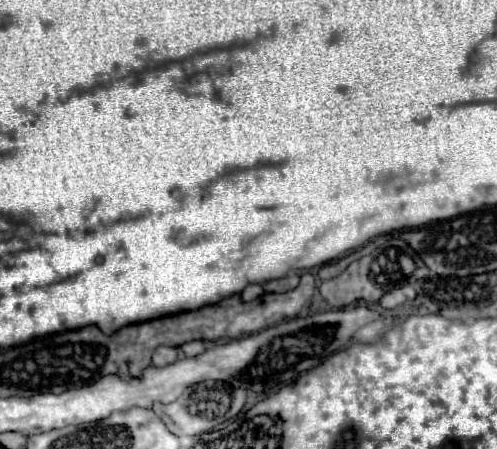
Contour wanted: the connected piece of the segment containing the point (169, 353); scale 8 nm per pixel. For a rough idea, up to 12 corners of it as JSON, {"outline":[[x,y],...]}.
{"outline":[[158,347],[154,365],[174,363],[180,355],[176,347]]}

